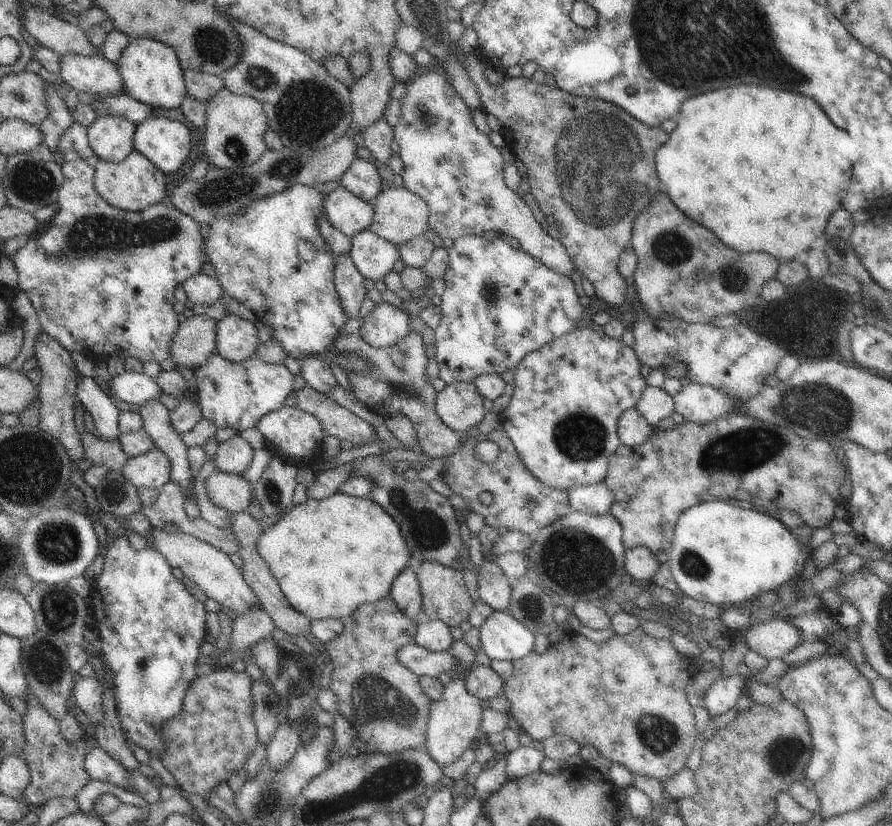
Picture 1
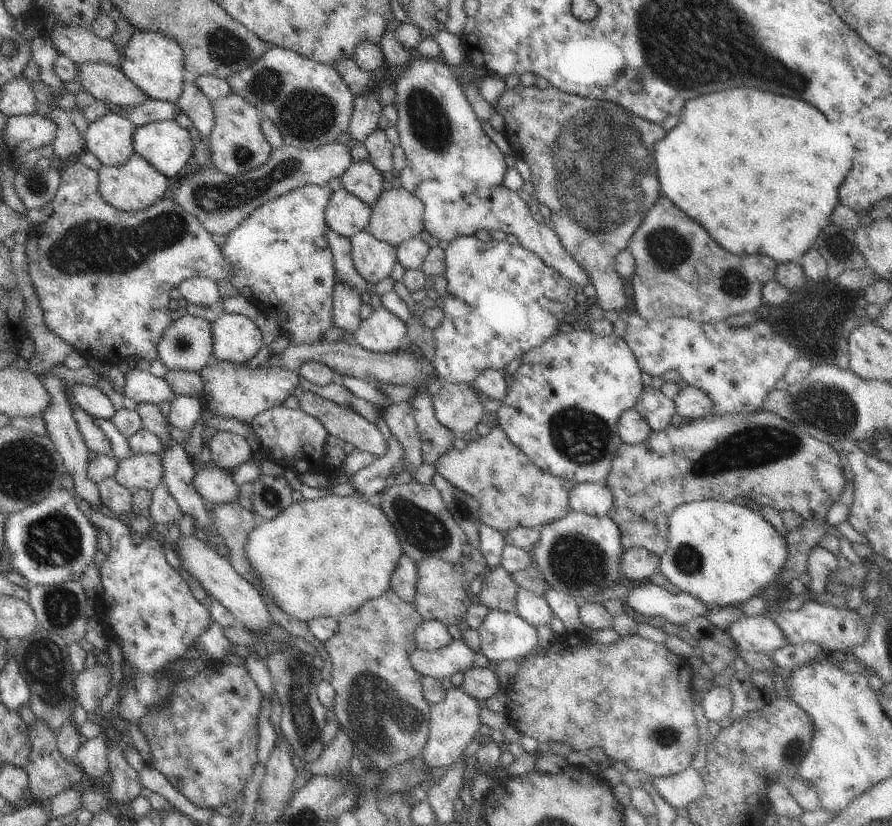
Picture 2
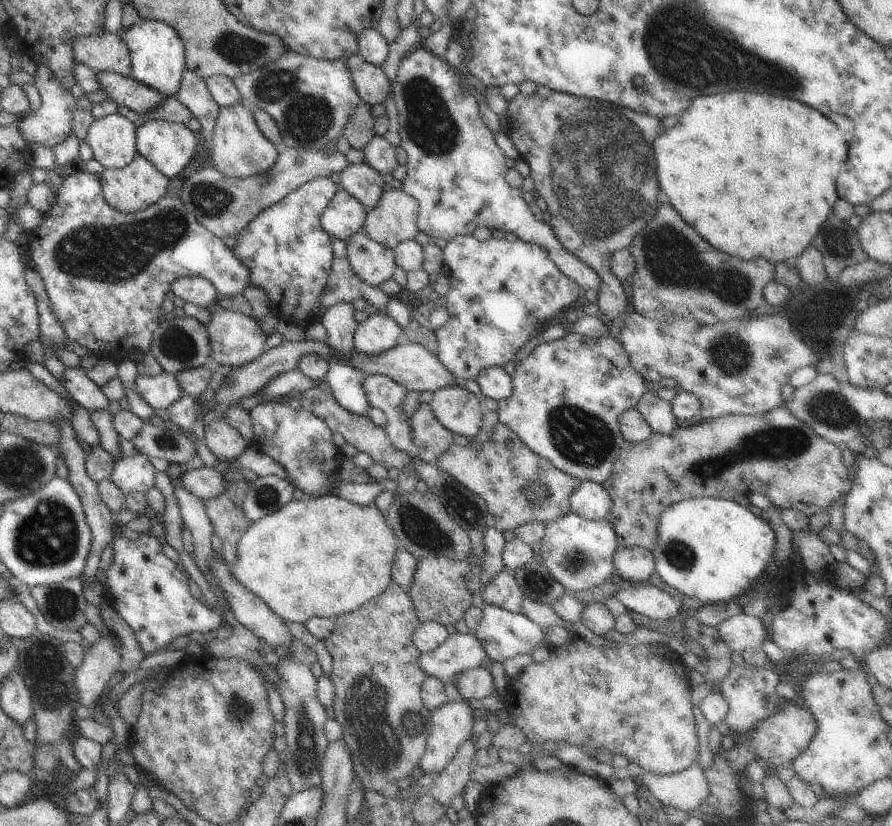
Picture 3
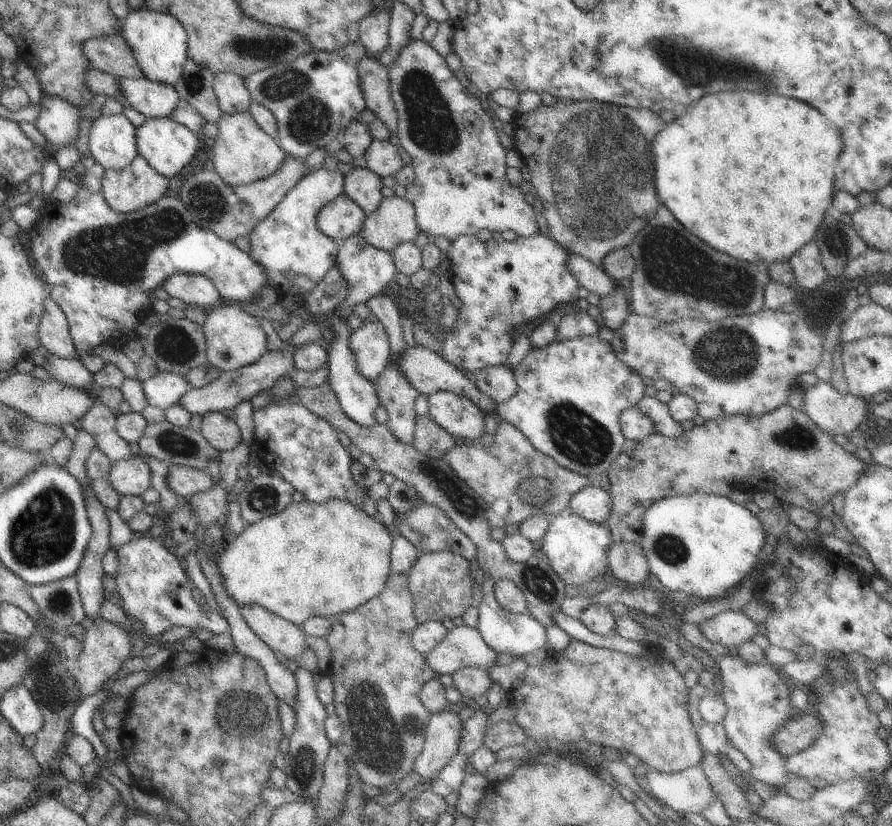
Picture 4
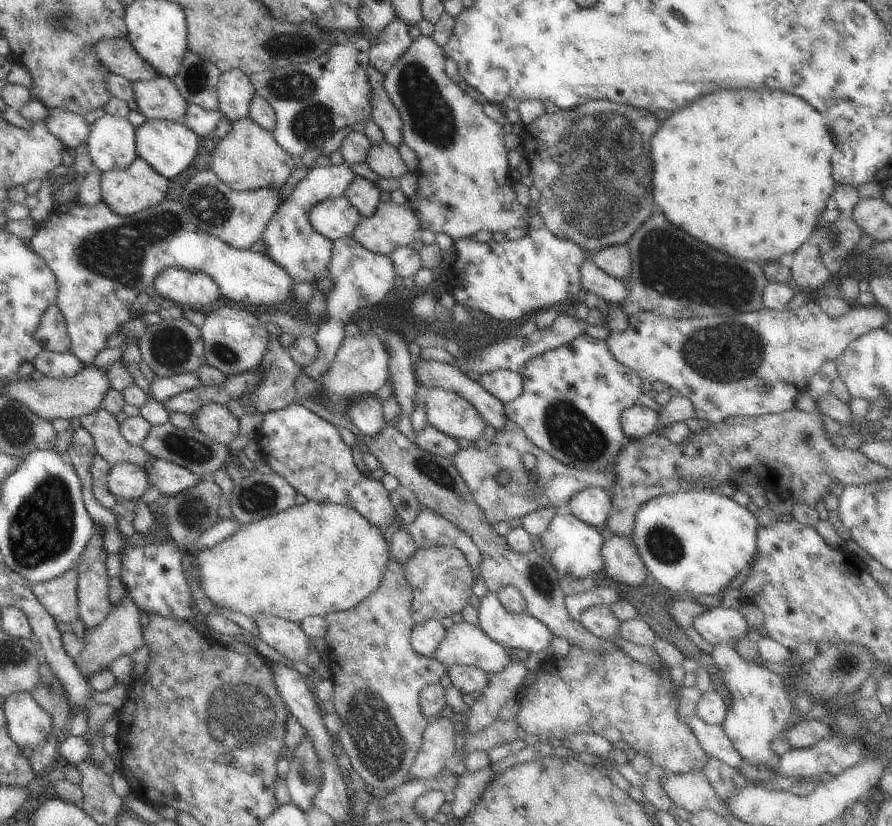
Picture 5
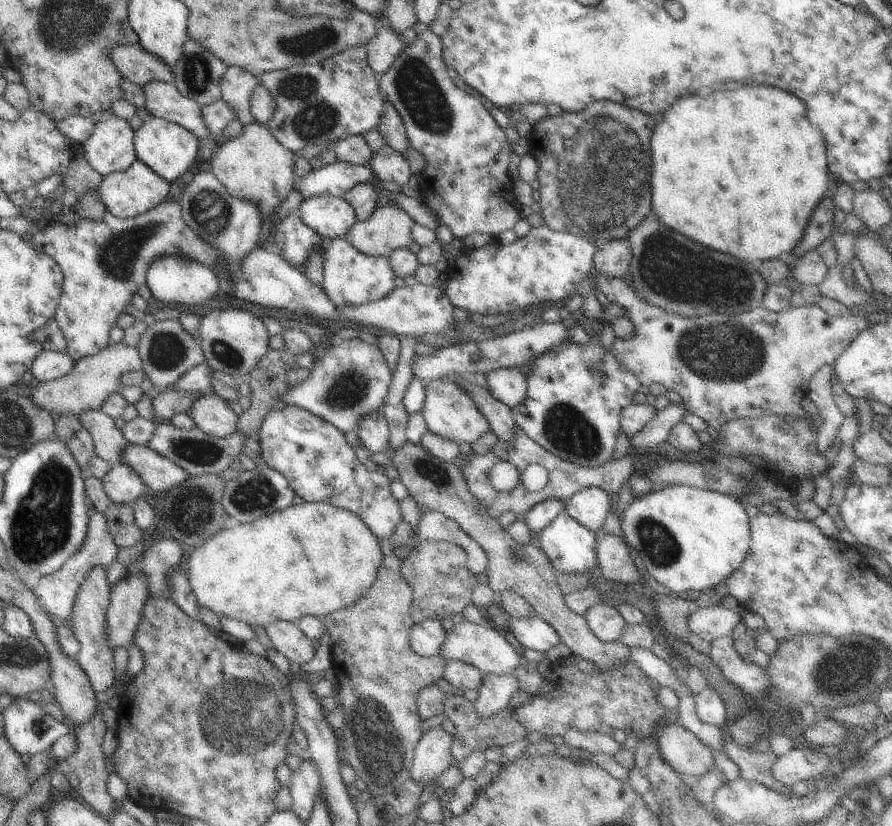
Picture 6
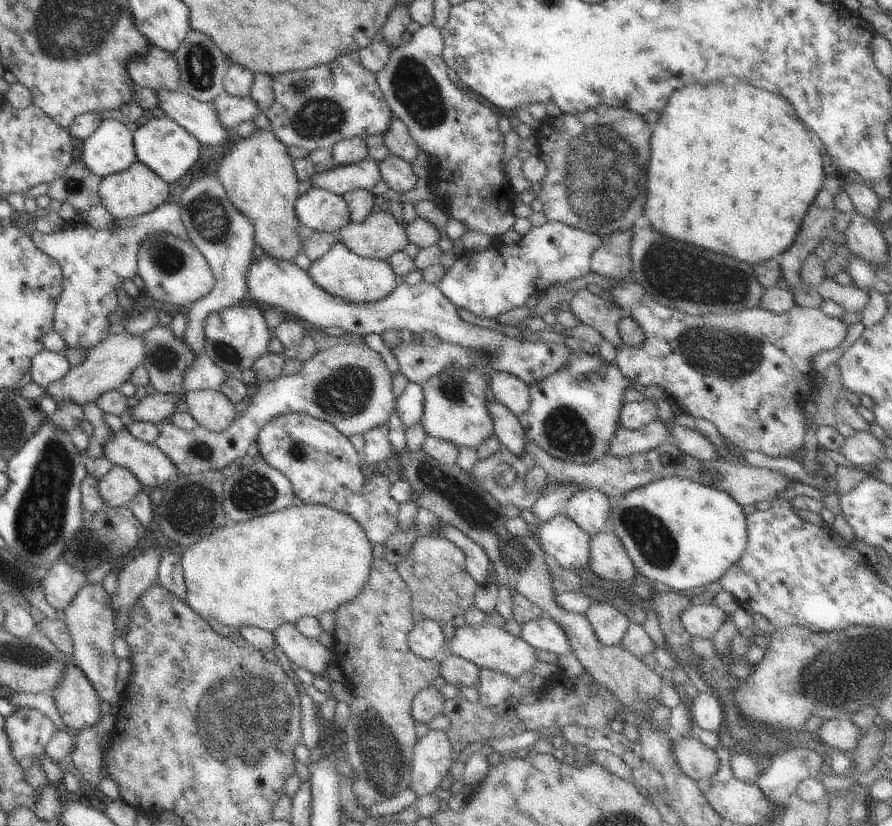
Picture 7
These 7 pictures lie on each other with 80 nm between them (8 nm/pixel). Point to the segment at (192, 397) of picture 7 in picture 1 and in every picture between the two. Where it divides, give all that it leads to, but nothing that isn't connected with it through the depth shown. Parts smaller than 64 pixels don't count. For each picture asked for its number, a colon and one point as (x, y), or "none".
1: (235, 455)
2: (229, 450)
3: (227, 443)
4: (222, 433)
5: (216, 422)
6: (212, 414)

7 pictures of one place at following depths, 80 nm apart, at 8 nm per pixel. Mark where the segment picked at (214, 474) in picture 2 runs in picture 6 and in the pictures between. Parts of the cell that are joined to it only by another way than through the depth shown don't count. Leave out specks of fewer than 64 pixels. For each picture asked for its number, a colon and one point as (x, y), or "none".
3: (207, 483)
4: (185, 481)
5: (171, 479)
6: (160, 474)

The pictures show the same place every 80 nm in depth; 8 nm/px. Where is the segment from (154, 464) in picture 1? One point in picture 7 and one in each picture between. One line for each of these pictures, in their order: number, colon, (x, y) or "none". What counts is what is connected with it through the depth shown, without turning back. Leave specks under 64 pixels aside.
2: (137, 472)
3: (132, 474)
4: (132, 476)
5: (126, 480)
6: (122, 484)
7: (117, 488)

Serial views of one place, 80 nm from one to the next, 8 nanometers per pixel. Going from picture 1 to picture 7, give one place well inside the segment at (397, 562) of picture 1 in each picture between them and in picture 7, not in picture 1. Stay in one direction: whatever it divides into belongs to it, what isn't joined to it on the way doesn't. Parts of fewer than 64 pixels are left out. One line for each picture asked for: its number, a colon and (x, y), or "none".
2: (326, 557)
3: (326, 556)
4: (311, 559)
5: (316, 558)
6: (314, 558)
7: (271, 570)

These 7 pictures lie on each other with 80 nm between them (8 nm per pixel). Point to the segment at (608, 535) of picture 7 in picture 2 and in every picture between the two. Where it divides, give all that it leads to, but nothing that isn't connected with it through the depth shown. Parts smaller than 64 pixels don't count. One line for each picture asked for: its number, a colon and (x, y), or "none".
2: (637, 563)
3: (634, 565)
4: (627, 561)
5: (623, 562)
6: (615, 560)

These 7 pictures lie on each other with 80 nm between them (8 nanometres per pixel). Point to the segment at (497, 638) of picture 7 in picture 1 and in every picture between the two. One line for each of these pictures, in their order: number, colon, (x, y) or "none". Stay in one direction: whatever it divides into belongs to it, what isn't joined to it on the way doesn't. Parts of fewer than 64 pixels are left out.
1: (422, 662)
2: (457, 657)
3: (460, 652)
4: (463, 647)
5: (466, 644)
6: (481, 645)

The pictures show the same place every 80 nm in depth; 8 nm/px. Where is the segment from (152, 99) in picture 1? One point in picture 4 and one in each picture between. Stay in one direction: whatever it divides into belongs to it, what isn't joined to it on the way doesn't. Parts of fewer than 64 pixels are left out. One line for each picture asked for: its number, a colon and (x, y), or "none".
2: (153, 62)
3: (157, 53)
4: (158, 42)

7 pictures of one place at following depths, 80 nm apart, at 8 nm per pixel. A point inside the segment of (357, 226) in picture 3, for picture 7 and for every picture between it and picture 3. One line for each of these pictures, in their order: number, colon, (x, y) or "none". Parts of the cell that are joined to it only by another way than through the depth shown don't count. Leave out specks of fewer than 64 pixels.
4: (341, 217)
5: (335, 218)
6: (332, 217)
7: (317, 210)

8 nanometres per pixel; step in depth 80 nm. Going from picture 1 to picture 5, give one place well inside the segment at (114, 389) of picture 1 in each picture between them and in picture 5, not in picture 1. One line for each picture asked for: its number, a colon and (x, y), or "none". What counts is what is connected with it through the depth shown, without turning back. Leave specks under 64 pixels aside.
2: (143, 387)
3: (160, 391)
4: (165, 389)
5: (162, 389)

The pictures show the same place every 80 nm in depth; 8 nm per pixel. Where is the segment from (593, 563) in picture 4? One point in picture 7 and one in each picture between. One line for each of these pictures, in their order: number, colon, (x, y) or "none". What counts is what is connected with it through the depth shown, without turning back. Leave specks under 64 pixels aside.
5: (574, 548)
6: (571, 547)
7: (561, 538)

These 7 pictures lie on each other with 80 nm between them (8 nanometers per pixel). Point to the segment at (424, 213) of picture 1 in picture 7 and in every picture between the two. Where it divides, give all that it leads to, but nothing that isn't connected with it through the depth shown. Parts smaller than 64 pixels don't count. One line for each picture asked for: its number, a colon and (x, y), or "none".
2: (397, 216)
3: (394, 219)
4: (393, 222)
5: (391, 226)
6: (389, 228)
7: (379, 235)

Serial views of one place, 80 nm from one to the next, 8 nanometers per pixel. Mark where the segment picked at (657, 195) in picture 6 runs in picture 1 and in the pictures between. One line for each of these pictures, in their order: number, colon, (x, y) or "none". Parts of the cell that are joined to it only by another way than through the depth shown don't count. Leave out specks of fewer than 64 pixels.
1: (764, 169)
2: (761, 172)
3: (756, 175)
4: (752, 175)
5: (749, 172)

